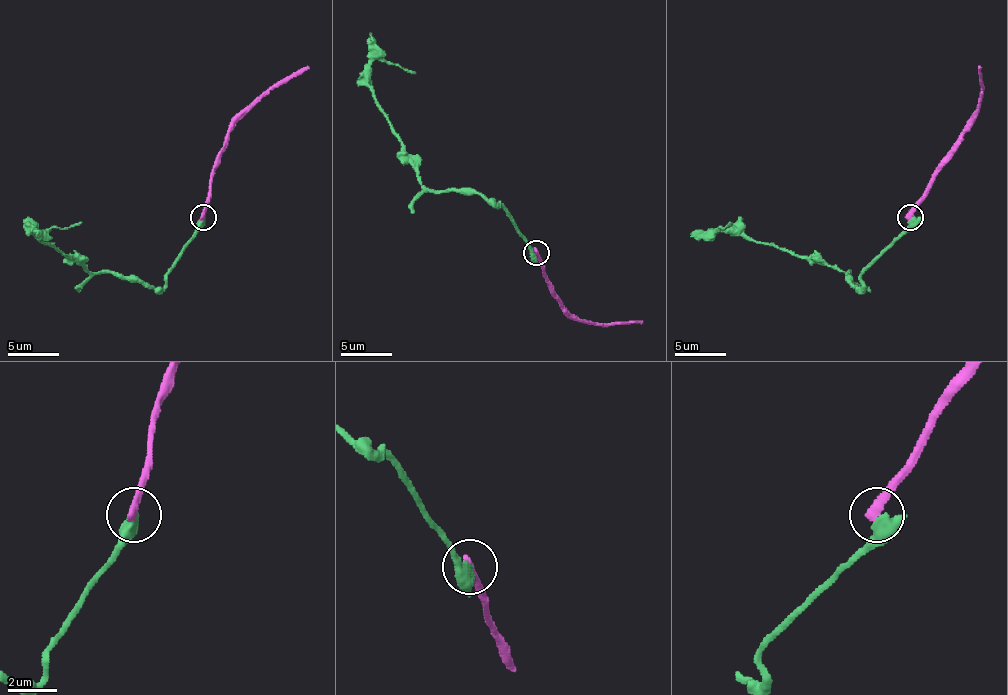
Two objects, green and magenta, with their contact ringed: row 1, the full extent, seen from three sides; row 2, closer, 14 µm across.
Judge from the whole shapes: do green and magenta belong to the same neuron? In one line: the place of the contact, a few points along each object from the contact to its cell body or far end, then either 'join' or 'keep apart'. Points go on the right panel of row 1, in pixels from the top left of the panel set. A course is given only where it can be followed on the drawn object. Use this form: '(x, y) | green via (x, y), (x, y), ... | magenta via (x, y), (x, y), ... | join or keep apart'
(910, 217) | green via (912, 216), (909, 227), (860, 276), (860, 289), (850, 281), (850, 273), (741, 232), (716, 232), (731, 221) | magenta via (909, 216), (938, 165), (974, 121), (982, 95), (982, 66) | keep apart

